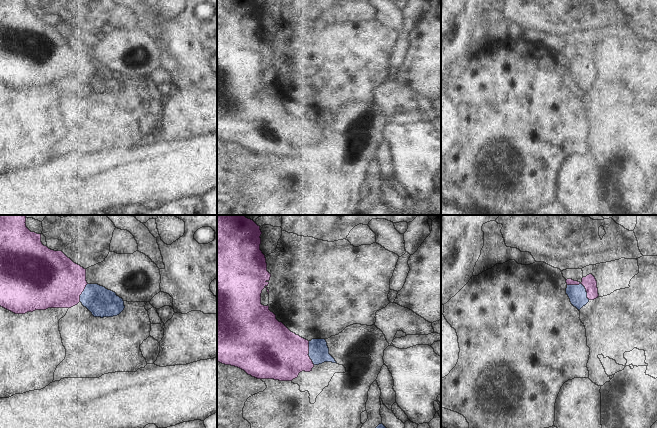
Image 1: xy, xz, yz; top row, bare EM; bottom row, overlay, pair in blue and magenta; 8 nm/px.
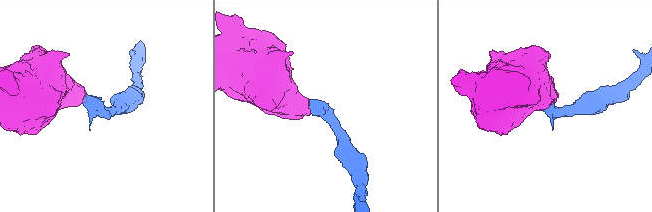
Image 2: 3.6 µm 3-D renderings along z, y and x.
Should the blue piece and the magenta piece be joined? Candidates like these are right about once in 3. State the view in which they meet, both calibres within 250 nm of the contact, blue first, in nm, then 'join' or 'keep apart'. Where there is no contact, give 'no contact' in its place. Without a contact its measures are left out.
meets blue in yz; 150 nm thick on the blue side, 110 nm on the other; join

